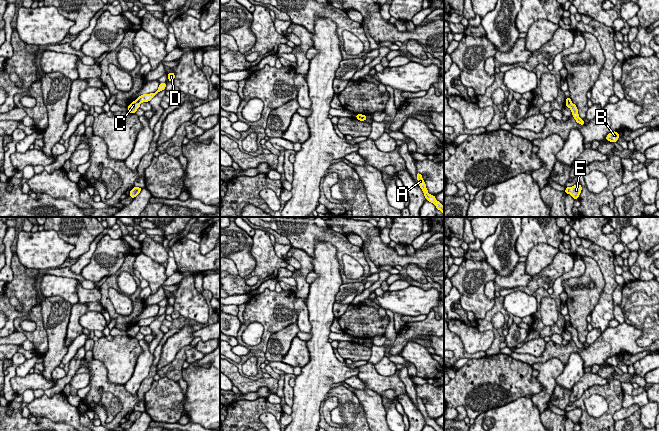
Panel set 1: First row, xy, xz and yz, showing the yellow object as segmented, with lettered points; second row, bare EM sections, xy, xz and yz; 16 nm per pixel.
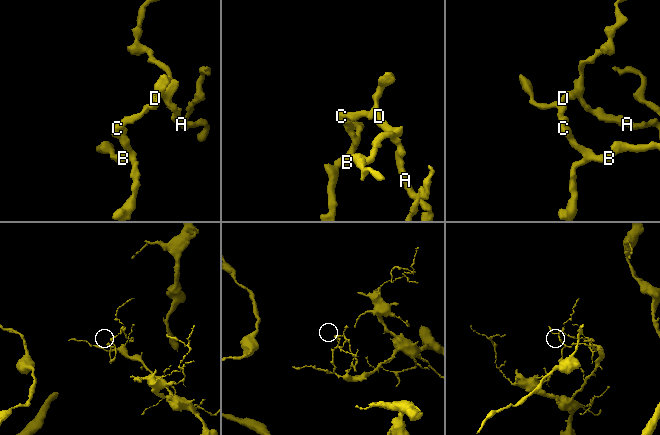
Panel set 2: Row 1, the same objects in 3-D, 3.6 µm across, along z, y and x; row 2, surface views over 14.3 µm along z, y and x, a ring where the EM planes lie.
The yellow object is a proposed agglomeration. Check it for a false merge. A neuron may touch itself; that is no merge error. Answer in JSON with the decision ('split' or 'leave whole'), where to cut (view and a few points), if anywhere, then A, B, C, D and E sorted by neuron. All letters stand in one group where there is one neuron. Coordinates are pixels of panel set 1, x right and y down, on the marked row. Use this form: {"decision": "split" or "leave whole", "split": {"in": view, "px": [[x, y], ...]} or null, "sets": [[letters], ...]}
{"decision": "split", "split": {"in": "xy", "px": [[136, 99], [139, 103]]}, "sets": [["A", "D"], ["B", "C", "E"]]}

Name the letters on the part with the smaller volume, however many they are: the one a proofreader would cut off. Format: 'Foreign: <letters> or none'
Foreign: A, D

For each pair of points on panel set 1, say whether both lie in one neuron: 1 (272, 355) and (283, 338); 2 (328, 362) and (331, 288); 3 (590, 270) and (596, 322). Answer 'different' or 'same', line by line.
1: same
2: same
3: different

